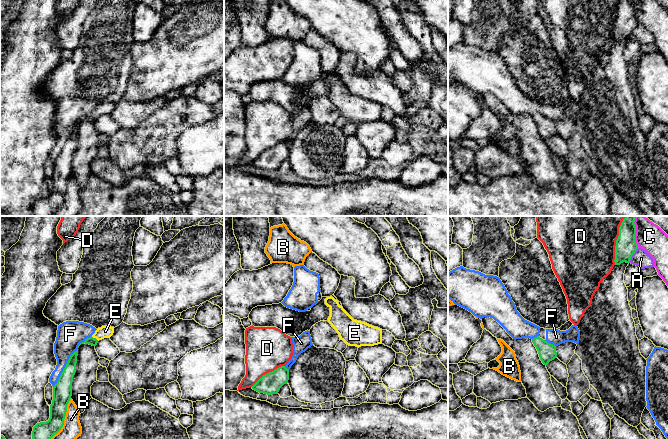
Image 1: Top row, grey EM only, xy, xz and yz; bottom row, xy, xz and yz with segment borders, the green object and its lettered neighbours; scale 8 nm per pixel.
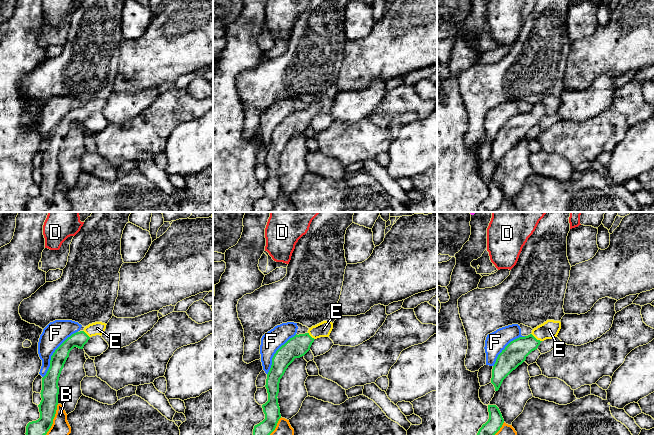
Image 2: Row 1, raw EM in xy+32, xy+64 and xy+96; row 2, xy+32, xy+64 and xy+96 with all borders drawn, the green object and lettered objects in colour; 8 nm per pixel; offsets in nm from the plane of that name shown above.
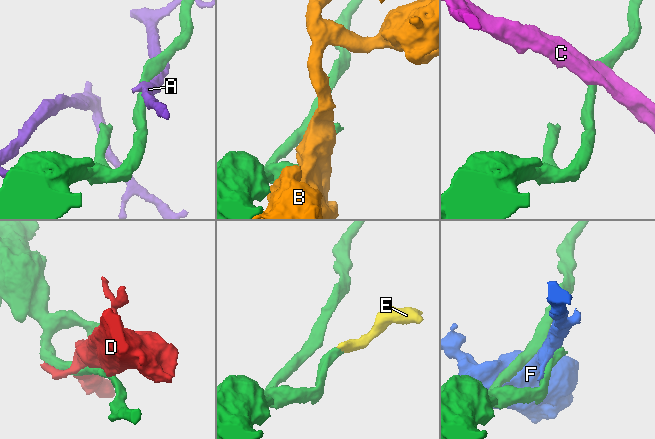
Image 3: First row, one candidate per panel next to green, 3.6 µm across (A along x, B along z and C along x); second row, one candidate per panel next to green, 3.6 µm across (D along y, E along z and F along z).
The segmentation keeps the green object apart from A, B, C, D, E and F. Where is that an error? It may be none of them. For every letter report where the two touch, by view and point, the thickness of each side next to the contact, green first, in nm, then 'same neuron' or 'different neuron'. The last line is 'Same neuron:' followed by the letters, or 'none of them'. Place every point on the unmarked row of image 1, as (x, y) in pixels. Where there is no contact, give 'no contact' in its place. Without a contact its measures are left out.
A: meets green in yz at (632, 30); 160 nm thick on the green side, 140 nm on the other; different neuron
B: meets green in xy at (64, 194); 160 nm thick on the green side, 170 nm on the other; different neuron
C: meets green in yz at (634, 12); 160 nm thick on the green side, 220 nm on the other; different neuron
D: meets green in yz at (616, 20); 160 nm thick on the green side, 460 nm on the other; different neuron
E: meets green in xy at (95, 114); 70 nm thick on the green side, 100 nm on the other; same neuron
F: meets green in xy at (68, 136); 160 nm thick on the green side, 220 nm on the other; different neuron
Same neuron: E

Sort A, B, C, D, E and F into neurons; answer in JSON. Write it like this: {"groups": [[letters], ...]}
{"groups": [["A"], ["B"], ["C"], ["D"], ["E"], ["F"]]}

